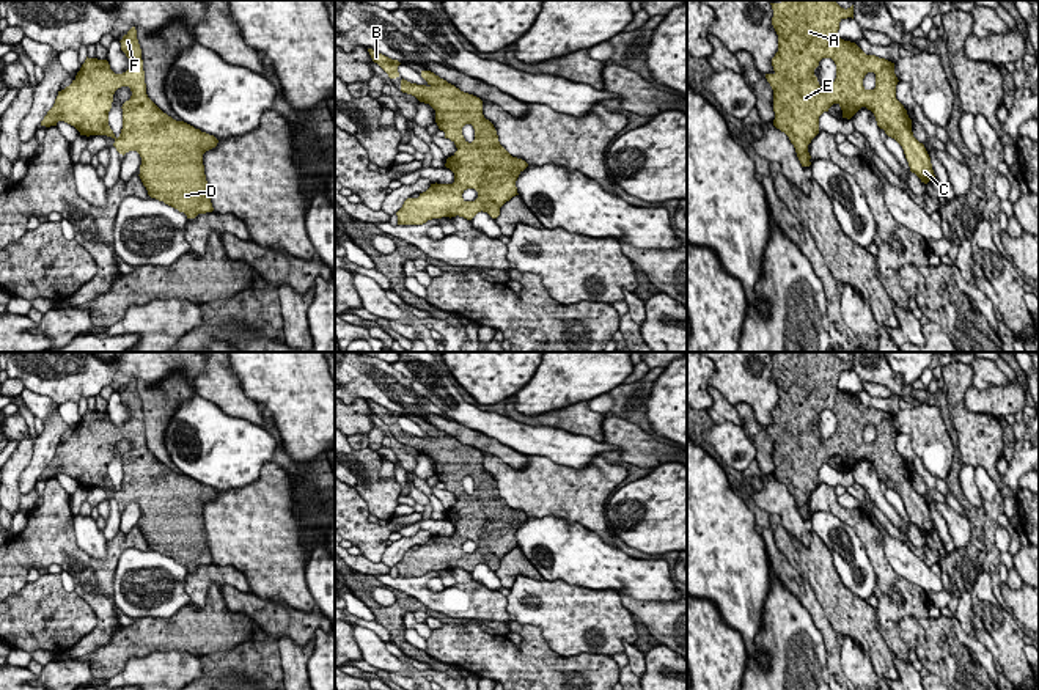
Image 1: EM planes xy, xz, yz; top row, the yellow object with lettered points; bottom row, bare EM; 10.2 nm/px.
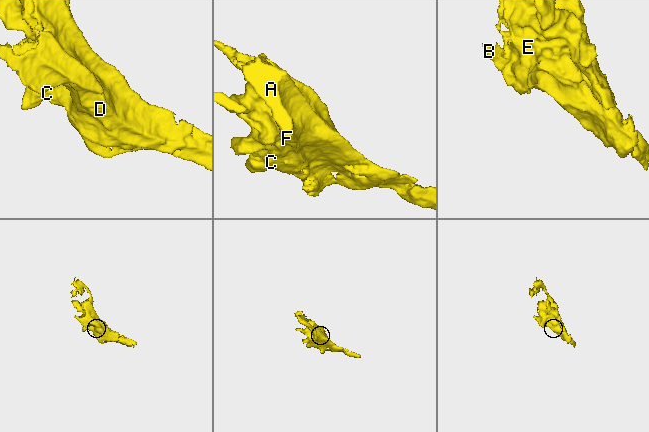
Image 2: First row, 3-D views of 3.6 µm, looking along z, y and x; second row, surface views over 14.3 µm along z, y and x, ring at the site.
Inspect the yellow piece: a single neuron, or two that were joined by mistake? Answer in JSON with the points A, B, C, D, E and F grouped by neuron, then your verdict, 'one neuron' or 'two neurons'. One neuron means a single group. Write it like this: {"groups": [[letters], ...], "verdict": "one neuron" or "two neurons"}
{"groups": [["A", "B", "C", "D", "E", "F"]], "verdict": "one neuron"}

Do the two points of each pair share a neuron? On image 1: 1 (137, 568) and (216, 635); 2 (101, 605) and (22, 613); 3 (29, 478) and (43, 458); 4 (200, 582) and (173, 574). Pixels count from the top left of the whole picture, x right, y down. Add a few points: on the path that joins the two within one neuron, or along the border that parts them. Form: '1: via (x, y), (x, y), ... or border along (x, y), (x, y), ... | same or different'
1: border along (190, 602), (179, 607), (170, 616), (148, 618) | different
2: border along (74, 590), (96, 620), (79, 642) | different
3: via (32, 473), (38, 462) | same
4: border along (187, 571), (184, 591), (192, 602) | different

